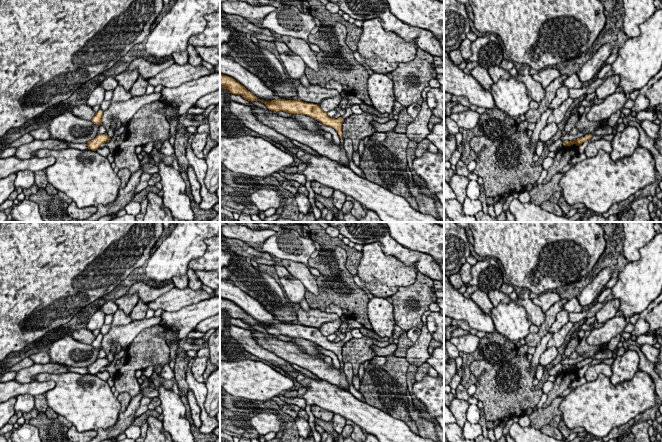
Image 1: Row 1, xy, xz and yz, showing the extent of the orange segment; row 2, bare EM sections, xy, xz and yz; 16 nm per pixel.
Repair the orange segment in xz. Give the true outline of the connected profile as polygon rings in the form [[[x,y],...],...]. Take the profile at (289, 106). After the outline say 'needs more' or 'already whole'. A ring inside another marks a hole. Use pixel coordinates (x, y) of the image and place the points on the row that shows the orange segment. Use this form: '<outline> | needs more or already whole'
[[[220,74],[220,88],[224,88],[230,91],[230,93],[235,95],[241,95],[245,100],[254,102],[261,101],[266,107],[274,112],[284,111],[290,114],[303,114],[310,116],[325,126],[332,127],[338,133],[340,139],[343,138],[342,134],[342,124],[344,120],[353,114],[352,112],[352,104],[346,110],[346,113],[335,119],[333,117],[329,117],[327,112],[324,112],[319,105],[313,103],[303,102],[301,100],[285,100],[285,99],[275,99],[271,101],[264,101],[258,99],[253,93],[248,91],[243,85],[237,82],[232,77]]] | needs more

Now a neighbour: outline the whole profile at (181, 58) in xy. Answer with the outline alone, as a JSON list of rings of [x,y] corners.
[[[183,51],[183,52],[174,52],[172,55],[172,58],[175,63],[180,64],[180,65],[185,65],[188,64],[188,52]]]

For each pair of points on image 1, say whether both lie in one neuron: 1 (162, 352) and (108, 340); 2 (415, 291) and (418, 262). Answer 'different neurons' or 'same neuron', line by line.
1: different neurons
2: different neurons

